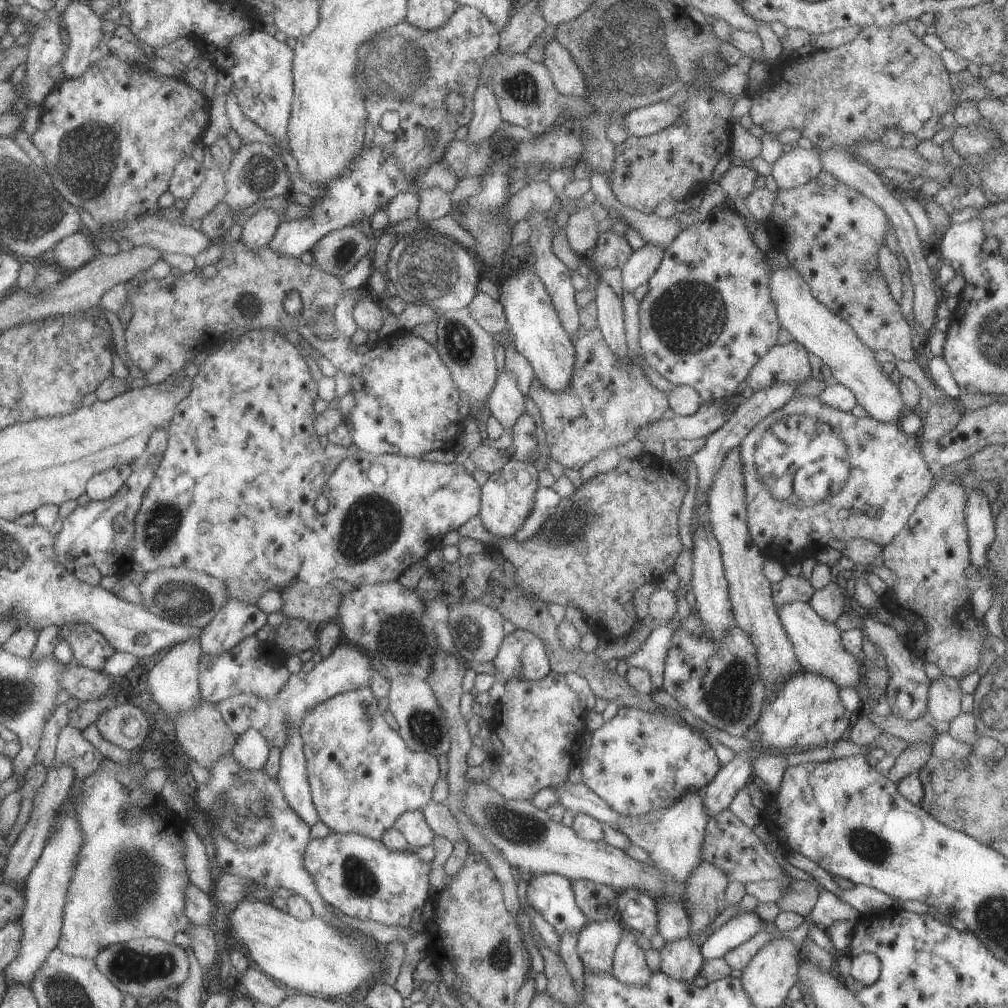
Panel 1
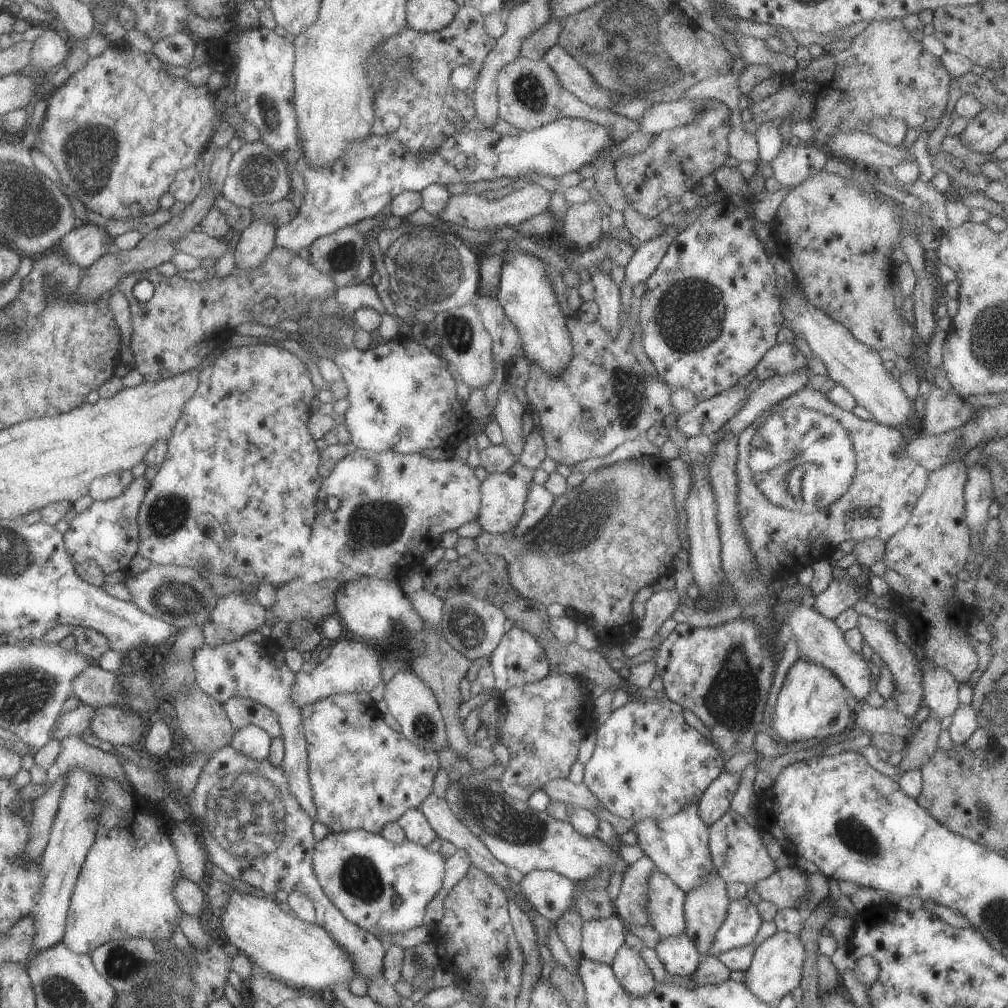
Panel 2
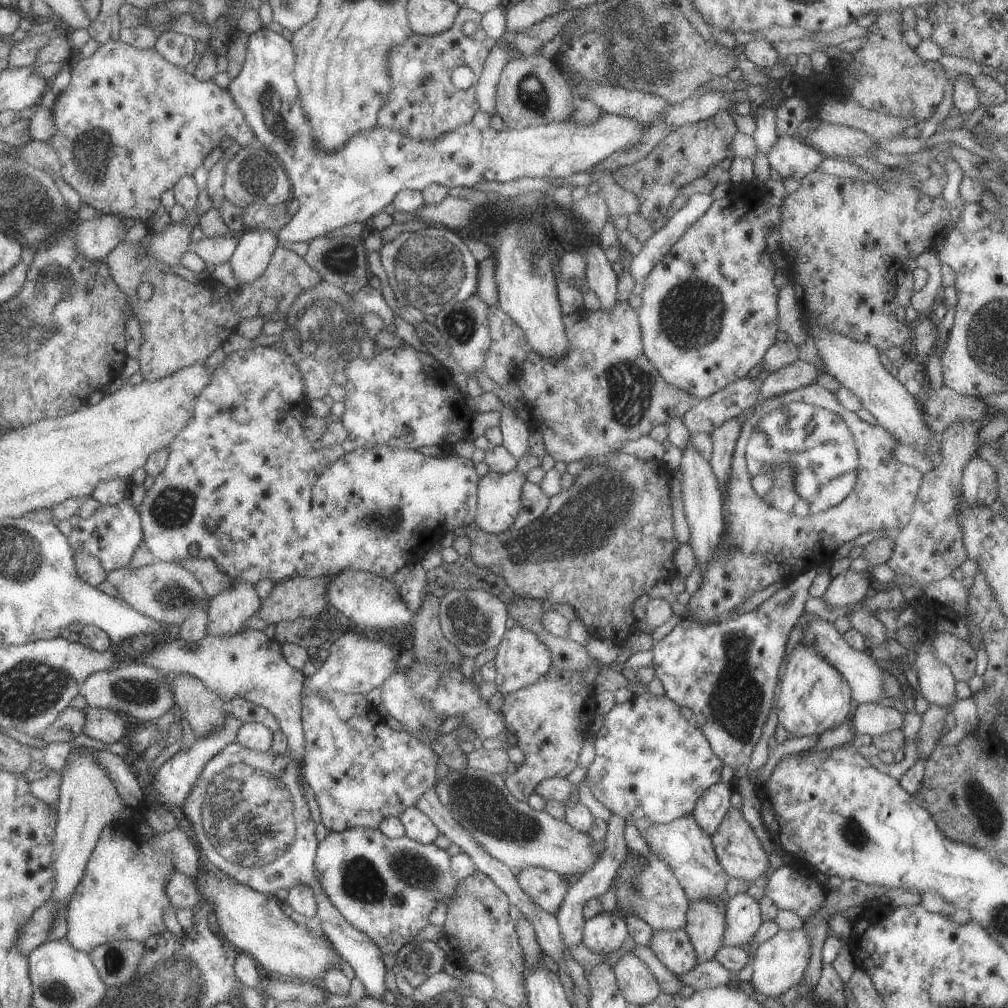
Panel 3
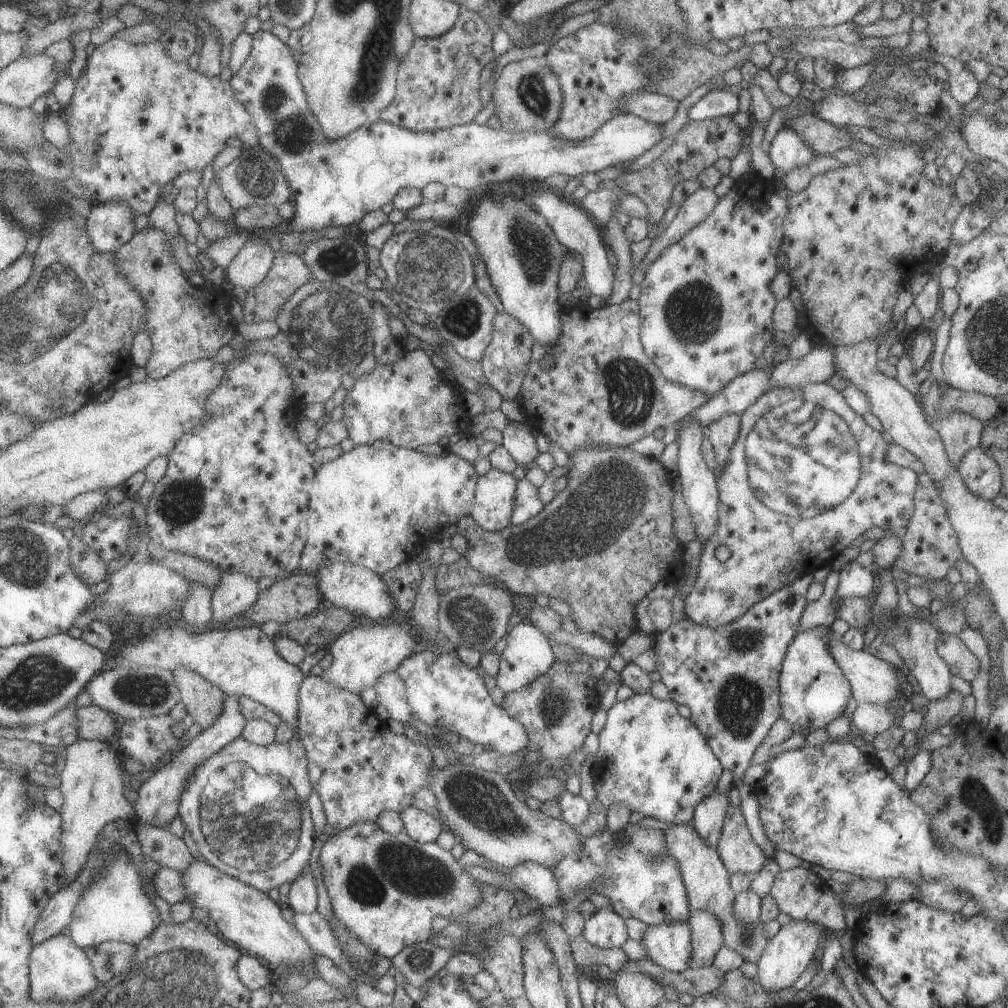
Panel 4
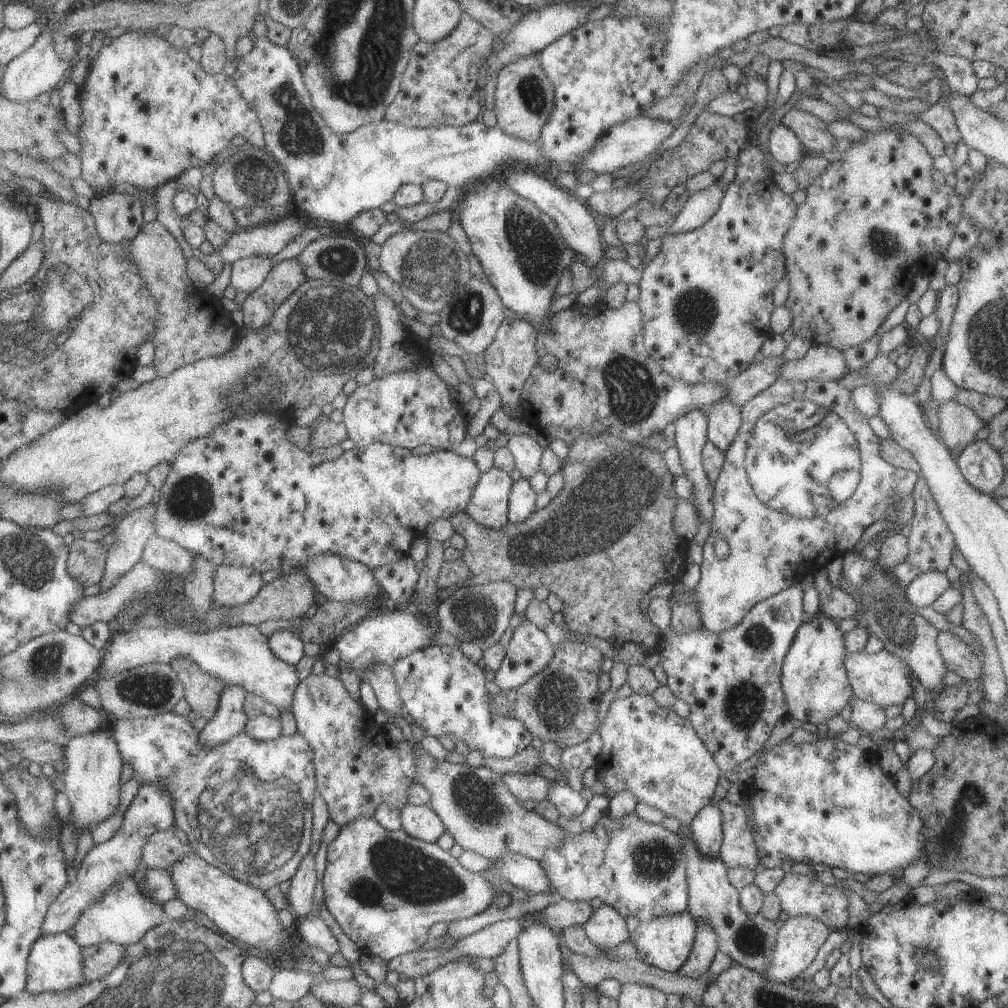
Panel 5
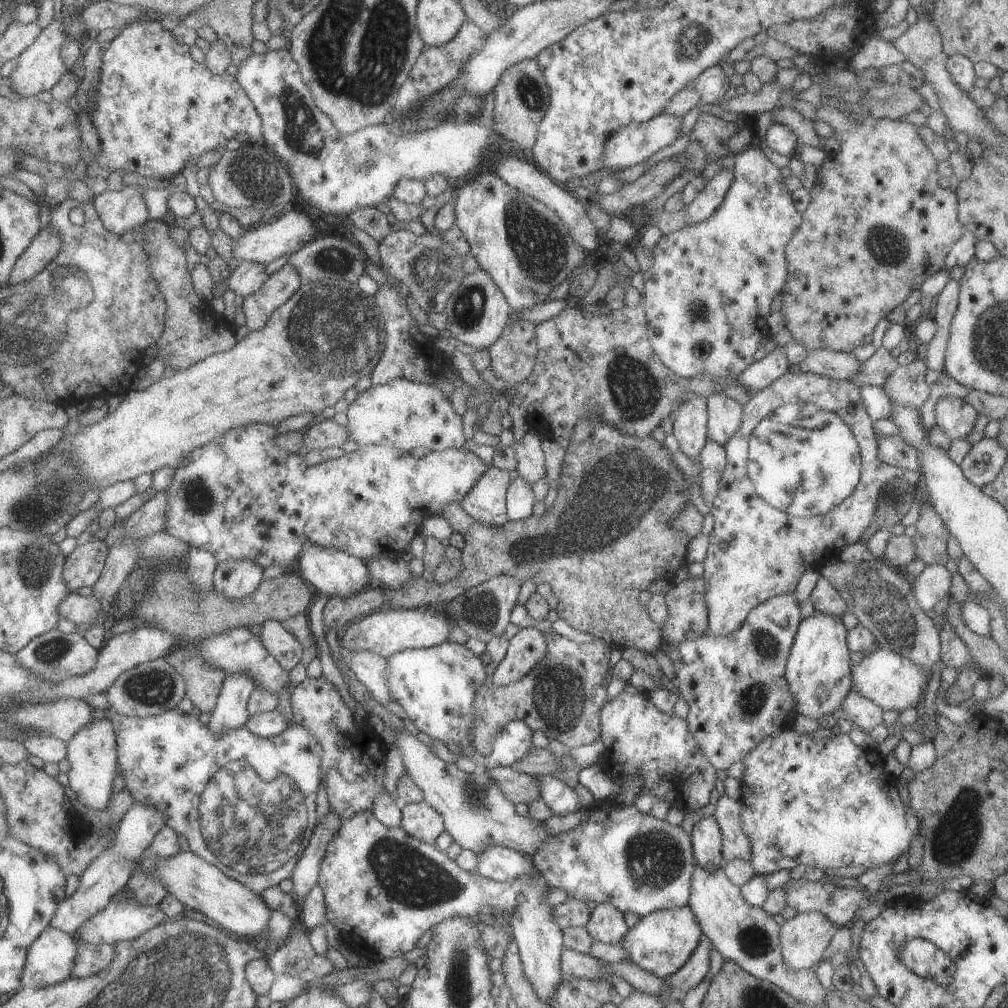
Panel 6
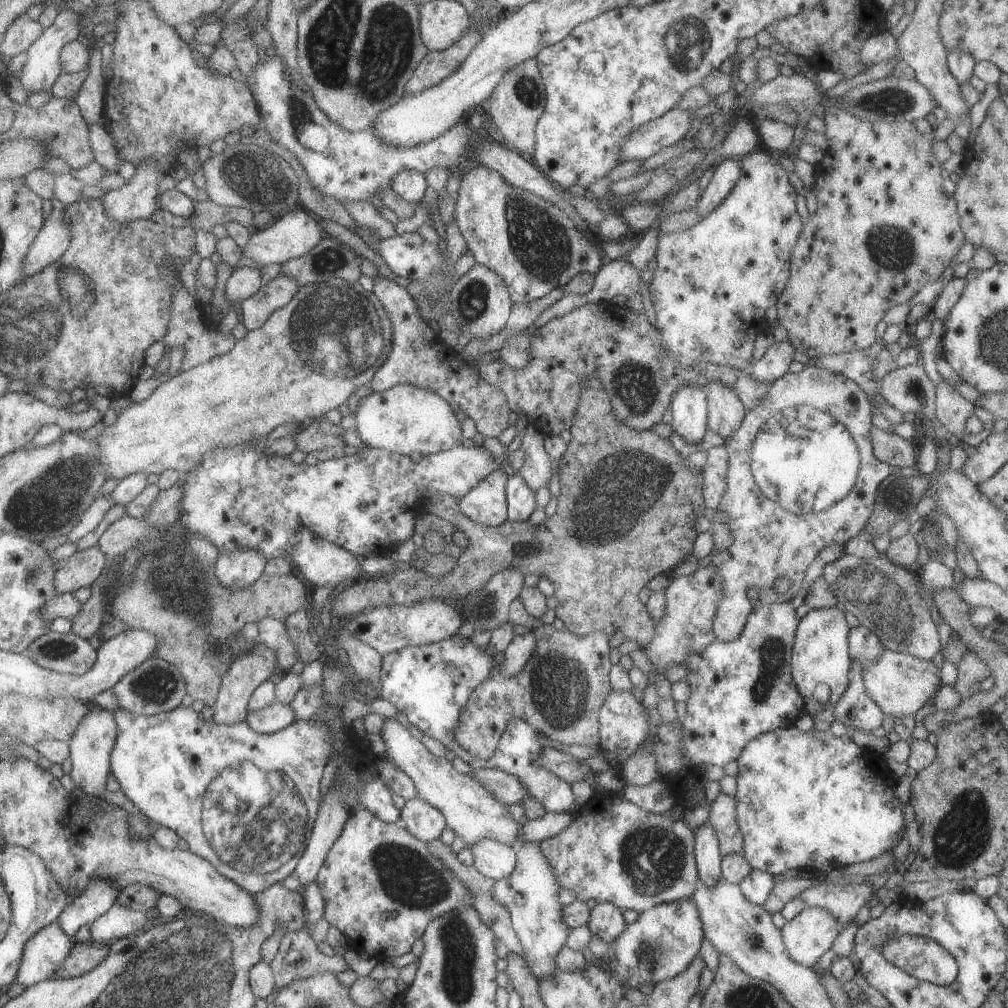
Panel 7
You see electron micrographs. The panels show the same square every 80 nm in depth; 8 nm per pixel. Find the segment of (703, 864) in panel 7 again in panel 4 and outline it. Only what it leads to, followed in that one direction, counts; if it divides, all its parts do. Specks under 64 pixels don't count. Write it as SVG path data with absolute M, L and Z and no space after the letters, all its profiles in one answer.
M713 790L695 806L692 826L705 844L716 847L728 804L727 792Z

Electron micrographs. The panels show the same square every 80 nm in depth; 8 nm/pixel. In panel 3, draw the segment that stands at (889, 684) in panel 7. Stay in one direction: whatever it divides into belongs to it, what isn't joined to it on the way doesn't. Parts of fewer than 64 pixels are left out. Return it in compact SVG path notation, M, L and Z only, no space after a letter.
M804 612L799 614L797 618L797 625L801 627L801 640L803 644L809 644L809 648L813 647L813 650L817 652L819 656L829 666L833 666L841 678L845 680L847 686L850 688L850 698L859 703L876 703L877 700L881 700L884 697L883 688L883 671L875 659L871 658L869 653L865 651L858 652L847 645L847 642L843 640L843 636L837 632L831 622L827 620L821 620L821 618L813 619L809 616L805 619Z

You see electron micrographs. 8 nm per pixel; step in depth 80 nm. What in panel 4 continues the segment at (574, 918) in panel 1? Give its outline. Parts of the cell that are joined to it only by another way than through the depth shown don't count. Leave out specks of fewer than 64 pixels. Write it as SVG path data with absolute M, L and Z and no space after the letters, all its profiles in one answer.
M521 862L508 870L508 876L511 876L515 888L521 890L525 896L535 899L543 908L561 902L559 886L550 868L535 862Z

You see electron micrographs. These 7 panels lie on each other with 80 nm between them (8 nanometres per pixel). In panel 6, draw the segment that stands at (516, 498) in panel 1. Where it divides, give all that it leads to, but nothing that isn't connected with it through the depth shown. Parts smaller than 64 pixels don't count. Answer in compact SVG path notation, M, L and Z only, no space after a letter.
M489 466L459 503L461 509L480 524L495 527L505 524L508 522L506 494L510 482L507 471Z

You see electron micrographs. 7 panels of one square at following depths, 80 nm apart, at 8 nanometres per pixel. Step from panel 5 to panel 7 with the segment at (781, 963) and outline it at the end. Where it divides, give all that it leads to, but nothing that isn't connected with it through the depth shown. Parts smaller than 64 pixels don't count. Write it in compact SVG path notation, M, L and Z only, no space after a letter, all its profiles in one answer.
M819 907L804 908L792 920L785 922L780 929L781 940L785 946L785 952L795 964L801 964L812 968L821 955L827 950L834 948L833 940L840 931L841 924L833 918L827 910Z

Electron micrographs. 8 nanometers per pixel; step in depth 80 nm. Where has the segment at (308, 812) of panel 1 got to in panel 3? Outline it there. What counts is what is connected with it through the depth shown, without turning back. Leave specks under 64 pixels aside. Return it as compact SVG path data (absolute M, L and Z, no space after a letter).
M243 629L233 636L205 636L197 644L185 644L181 638L171 638L139 654L136 661L153 669L181 673L197 678L209 692L219 696L224 704L240 697L266 710L278 721L281 734L285 736L291 760L299 766L297 782L305 792L307 785L303 779L302 764L305 754L305 738L301 721L301 688L303 674L293 670L281 655L280 644L267 638L263 631Z

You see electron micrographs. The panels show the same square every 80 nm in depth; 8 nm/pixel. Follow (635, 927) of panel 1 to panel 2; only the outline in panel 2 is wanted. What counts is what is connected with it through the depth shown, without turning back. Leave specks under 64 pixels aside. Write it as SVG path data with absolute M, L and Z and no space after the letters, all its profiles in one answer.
M646 856L627 866L623 872L621 888L613 902L615 914L627 927L649 925L647 920L647 880L655 870L653 862Z

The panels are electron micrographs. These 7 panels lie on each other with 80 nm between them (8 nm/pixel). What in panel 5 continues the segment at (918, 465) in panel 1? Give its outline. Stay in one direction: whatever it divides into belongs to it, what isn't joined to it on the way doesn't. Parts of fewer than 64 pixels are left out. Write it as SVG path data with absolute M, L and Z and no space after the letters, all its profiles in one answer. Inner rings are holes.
M778 378L774 384L759 392L757 396L753 396L751 400L740 407L740 426L737 435L731 440L731 444L729 444L727 452L724 454L721 471L713 485L713 518L710 522L709 535L702 545L702 562L699 564L701 577L693 589L701 627L709 630L709 632L718 634L723 630L732 628L743 620L743 616L755 604L777 594L781 590L786 590L789 586L805 578L803 577L805 576L803 574L803 560L811 564L809 566L811 570L819 568L819 566L825 568L835 557L842 556L846 551L852 549L861 537L867 536L873 522L888 520L893 524L893 527L898 529L901 529L905 524L910 524L914 514L912 492L919 475L916 471L894 468L881 458L879 455L881 440L869 428L865 416L851 404L851 398L849 398L851 394L849 392L845 386L839 386L837 381L805 380L805 382L785 382L785 380ZM796 399L807 400L814 408L827 408L827 410L837 414L849 428L851 434L855 436L857 450L860 454L860 482L853 495L839 505L835 505L828 513L809 519L794 518L767 508L765 504L759 502L750 486L746 467L744 466L747 438L749 438L751 428L757 423L757 420L775 406ZM716 540L724 540L729 545L729 554L723 559L713 556L712 545Z

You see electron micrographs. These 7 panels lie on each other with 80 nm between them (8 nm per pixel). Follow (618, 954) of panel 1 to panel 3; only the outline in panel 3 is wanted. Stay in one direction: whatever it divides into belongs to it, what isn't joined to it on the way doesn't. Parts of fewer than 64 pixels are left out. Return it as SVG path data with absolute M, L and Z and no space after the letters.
M630 951L625 952L613 966L614 976L621 996L629 1004L649 1004L659 994L659 985L653 974L642 962Z

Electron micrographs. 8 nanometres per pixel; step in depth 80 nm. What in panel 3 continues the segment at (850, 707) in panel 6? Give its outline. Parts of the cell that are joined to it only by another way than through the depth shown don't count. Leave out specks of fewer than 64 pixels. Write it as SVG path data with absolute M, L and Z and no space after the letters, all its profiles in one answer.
M859 703L853 718L853 733L867 734L870 737L901 730L903 714L892 707L885 708L876 703Z

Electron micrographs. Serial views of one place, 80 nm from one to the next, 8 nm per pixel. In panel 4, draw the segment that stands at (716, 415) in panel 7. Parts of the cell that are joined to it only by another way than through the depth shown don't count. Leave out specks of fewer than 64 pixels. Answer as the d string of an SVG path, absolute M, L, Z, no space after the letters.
M725 414L719 416L717 420L713 420L709 426L705 428L709 443L715 456L715 474L723 472L723 466L727 462L729 450L735 443L739 434L740 422L737 414Z

